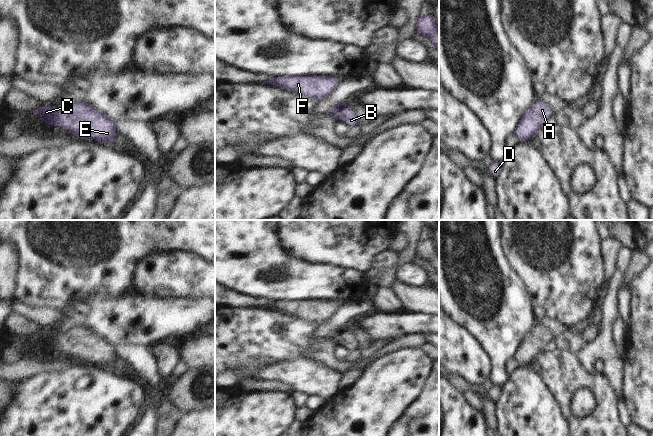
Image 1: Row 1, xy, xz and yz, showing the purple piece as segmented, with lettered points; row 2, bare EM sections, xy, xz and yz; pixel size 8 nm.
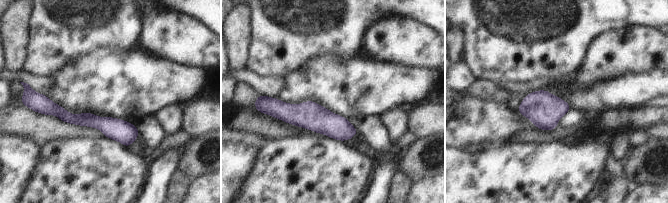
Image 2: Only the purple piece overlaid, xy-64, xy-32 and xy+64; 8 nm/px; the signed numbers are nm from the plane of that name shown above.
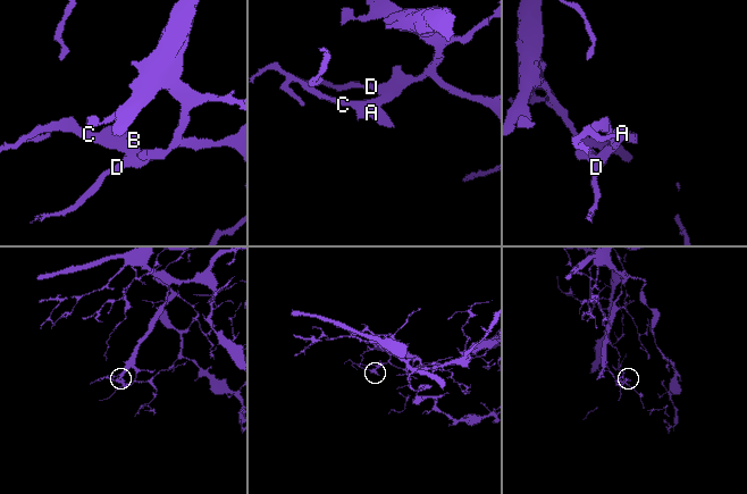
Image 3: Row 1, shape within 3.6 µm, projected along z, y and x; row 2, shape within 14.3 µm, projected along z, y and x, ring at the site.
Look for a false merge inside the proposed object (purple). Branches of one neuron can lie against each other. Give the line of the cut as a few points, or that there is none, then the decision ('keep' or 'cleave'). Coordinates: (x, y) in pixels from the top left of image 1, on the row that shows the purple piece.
no cut | keep

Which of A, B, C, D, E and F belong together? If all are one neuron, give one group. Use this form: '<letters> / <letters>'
A B C D E F

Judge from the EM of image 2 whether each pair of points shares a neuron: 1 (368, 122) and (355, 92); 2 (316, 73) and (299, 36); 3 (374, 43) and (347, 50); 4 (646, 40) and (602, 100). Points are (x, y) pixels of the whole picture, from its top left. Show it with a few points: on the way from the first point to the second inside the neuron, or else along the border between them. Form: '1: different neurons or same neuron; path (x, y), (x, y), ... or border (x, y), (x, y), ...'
1: different neurons; border (379, 115), (361, 115), (348, 119)
2: different neurons; border (333, 53), (326, 52), (314, 56), (290, 72)
3: different neurons; border (373, 24), (366, 33), (365, 48), (363, 50)
4: different neurons; border (642, 72), (613, 77), (601, 81), (597, 85)

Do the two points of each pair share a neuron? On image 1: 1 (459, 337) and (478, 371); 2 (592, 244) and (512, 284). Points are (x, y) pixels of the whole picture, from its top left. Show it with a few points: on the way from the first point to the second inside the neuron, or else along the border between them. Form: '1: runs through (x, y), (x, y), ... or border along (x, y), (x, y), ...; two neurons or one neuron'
1: runs through (459, 345), (459, 348), (472, 363); one neuron
2: border along (508, 259), (508, 262), (522, 280), (530, 301); two neurons

